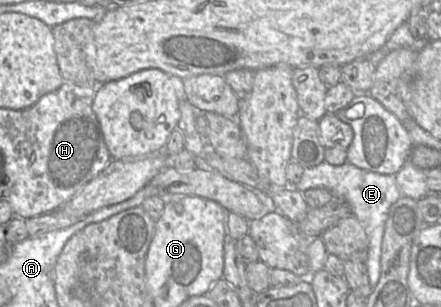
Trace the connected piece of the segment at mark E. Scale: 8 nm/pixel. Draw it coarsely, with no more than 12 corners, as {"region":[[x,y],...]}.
{"region":[[324,160],[304,168],[294,187],[343,198],[368,237],[370,287],[380,277],[395,175]]}

